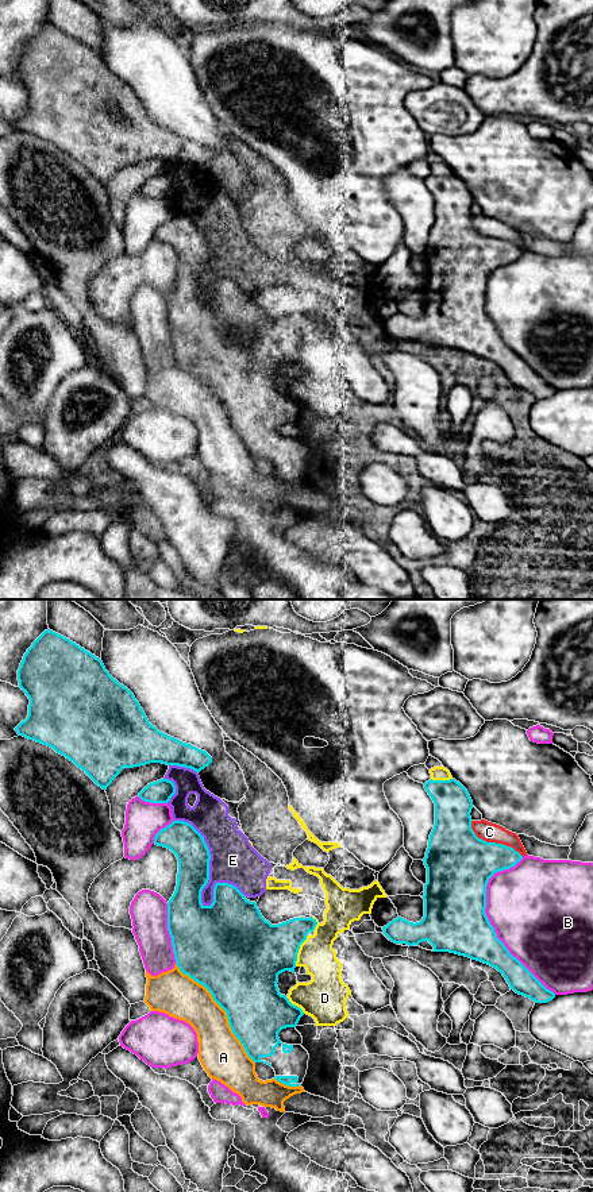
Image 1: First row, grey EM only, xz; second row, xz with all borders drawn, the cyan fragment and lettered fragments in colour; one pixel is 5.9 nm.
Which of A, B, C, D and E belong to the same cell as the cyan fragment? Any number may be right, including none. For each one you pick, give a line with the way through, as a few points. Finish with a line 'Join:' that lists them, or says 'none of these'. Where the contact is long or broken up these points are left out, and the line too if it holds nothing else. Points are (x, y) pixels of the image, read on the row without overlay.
Join: none of these

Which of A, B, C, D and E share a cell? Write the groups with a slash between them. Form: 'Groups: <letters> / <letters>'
Groups: A / B / C / D E

